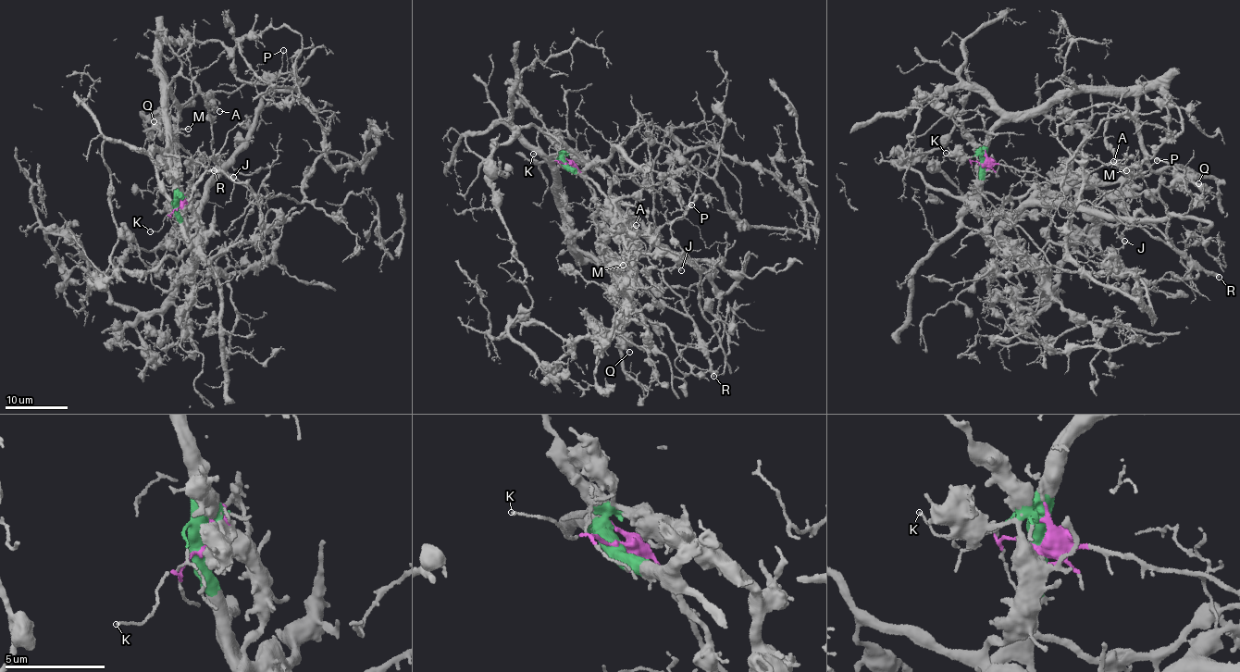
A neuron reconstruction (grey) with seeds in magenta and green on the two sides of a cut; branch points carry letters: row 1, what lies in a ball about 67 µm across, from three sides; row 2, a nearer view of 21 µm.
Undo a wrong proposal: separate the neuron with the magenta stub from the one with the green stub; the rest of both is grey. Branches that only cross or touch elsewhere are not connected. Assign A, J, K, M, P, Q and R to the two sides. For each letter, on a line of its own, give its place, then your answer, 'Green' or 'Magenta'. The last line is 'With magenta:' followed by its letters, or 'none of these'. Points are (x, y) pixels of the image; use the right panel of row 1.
A: Place: (1113, 161). Magenta
J: Place: (1124, 241). Magenta
K: Place: (946, 153). Magenta
M: Place: (1126, 170). Green
P: Place: (1157, 160). Green
Q: Place: (1198, 183). Green
R: Place: (1219, 277). Magenta
With magenta: A, J, K, R

